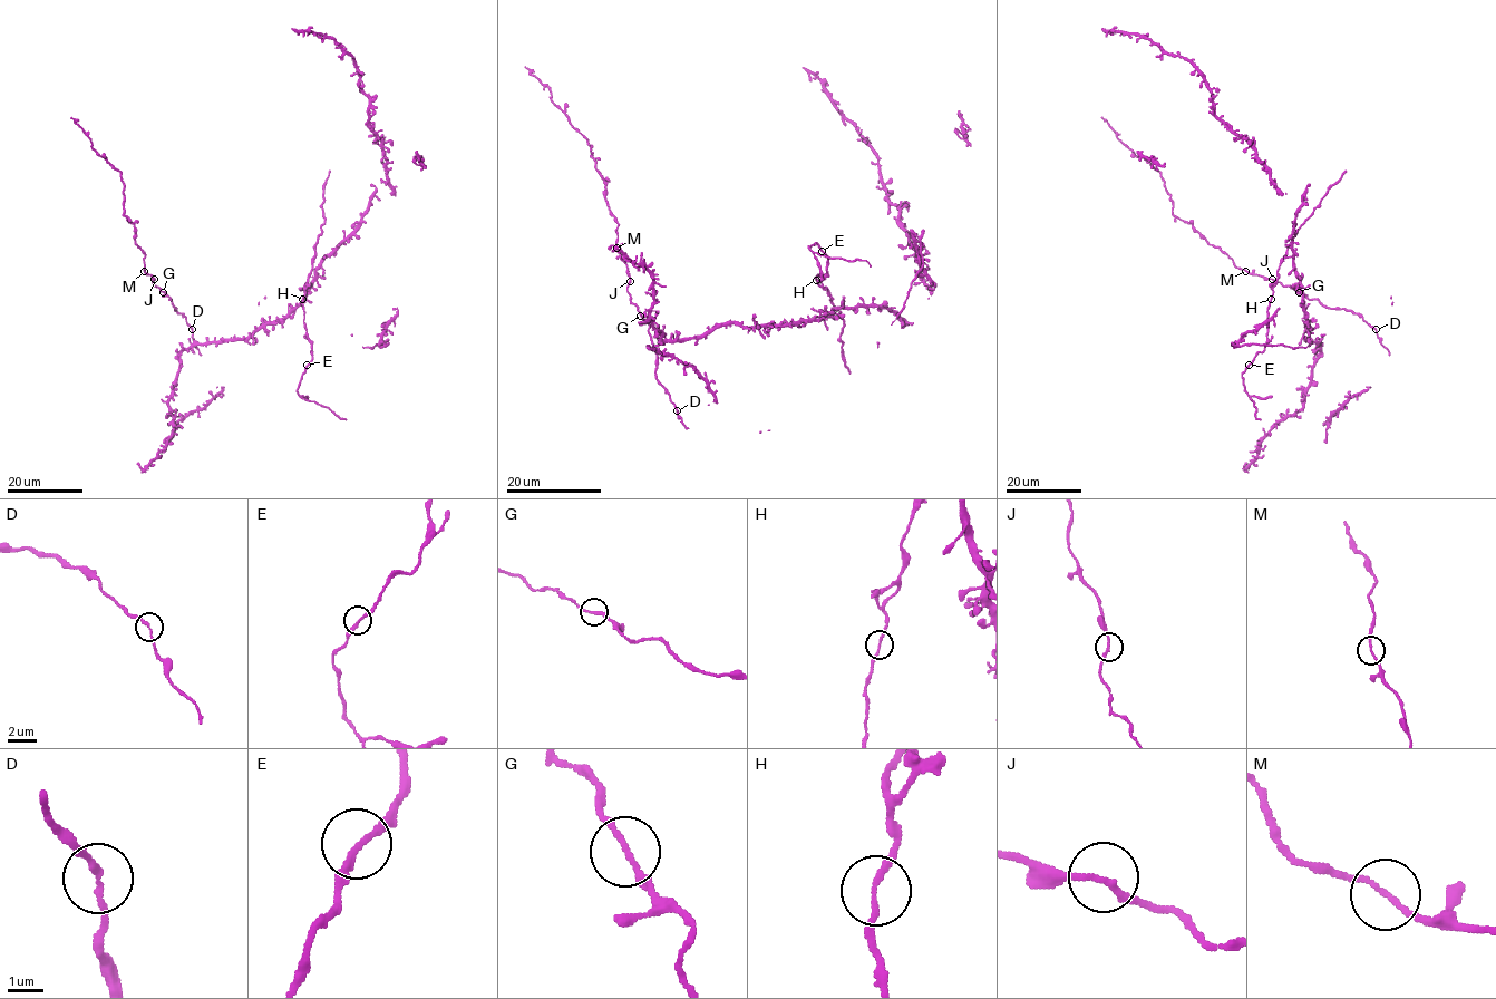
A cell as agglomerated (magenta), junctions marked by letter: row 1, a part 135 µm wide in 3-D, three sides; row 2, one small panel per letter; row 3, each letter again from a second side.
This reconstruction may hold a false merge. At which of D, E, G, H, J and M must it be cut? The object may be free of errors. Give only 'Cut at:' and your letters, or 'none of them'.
Cut at: none of them

